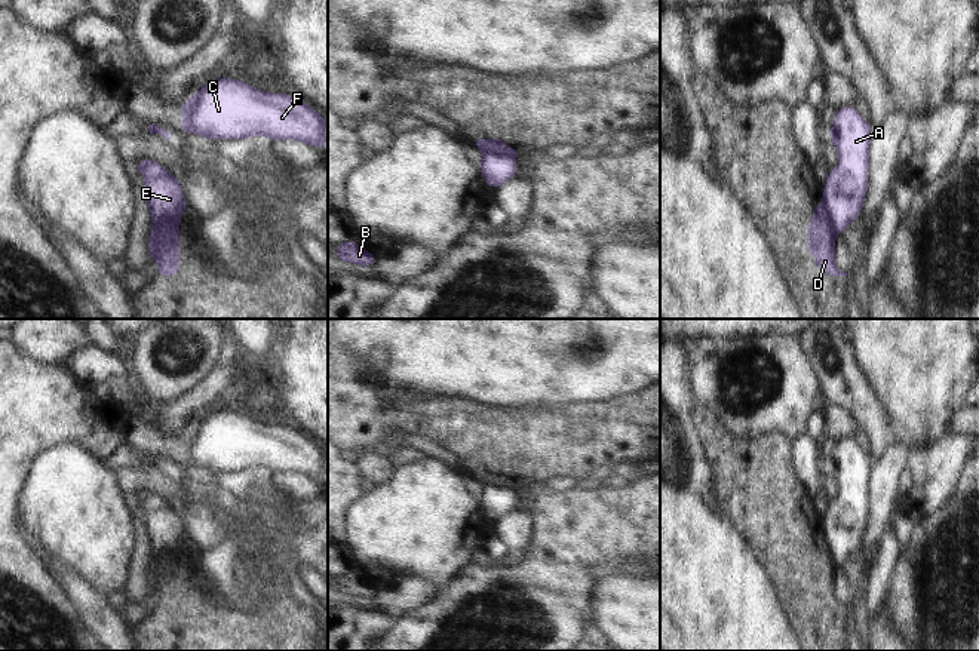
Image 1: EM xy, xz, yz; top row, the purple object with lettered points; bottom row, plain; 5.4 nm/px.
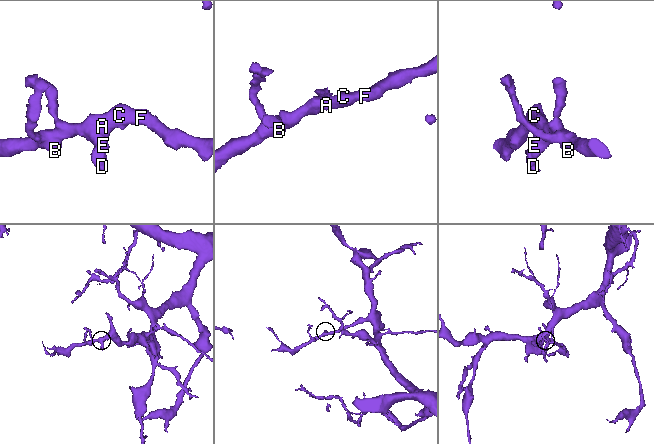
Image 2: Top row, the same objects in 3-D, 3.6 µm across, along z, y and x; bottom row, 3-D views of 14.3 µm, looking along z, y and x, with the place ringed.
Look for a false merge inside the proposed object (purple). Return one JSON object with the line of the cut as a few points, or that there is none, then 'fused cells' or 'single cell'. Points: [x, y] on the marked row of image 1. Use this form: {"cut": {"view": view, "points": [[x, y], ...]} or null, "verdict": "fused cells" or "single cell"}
{"cut": {"view": "yz", "points": [[822, 202], [834, 235]]}, "verdict": "fused cells"}

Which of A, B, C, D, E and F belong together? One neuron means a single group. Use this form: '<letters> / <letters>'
A B C E F / D

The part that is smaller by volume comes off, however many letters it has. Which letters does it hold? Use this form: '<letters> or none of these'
D

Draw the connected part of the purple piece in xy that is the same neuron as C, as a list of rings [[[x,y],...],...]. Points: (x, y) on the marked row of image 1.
[[[215,79],[182,105],[182,132],[218,139],[264,135],[328,145],[328,122],[301,98],[263,92],[234,79]]]

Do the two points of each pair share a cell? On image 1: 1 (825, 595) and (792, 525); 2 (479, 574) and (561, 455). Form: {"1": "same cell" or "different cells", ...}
{"1": "same cell", "2": "different cells"}

